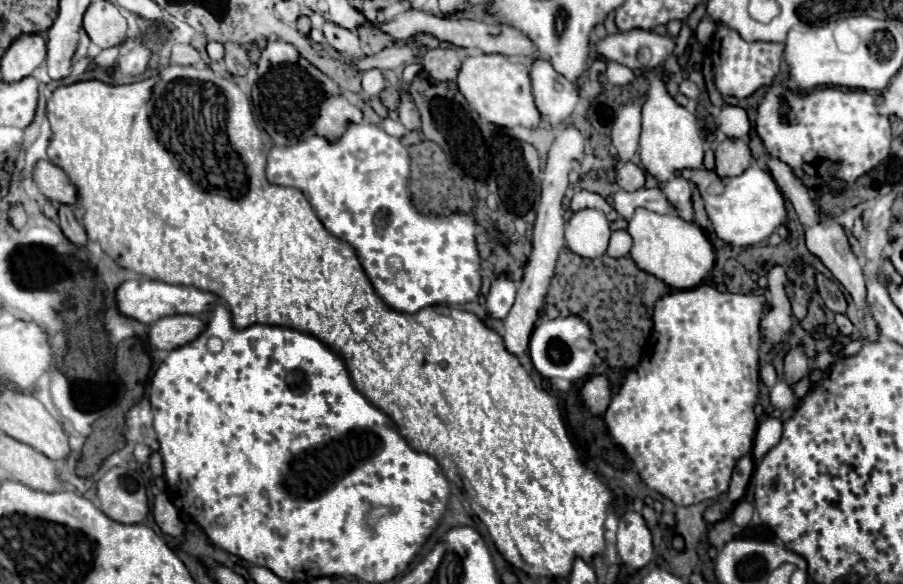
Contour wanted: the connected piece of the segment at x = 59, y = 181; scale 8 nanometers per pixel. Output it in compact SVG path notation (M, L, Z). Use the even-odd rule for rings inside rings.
M40 160L32 170L32 180L36 182L38 190L48 198L50 202L74 206L76 204L76 190L70 184L64 170L50 160Z

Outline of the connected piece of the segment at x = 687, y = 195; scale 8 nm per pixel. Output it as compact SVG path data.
M682 176L668 180L668 184L662 186L662 192L666 196L666 200L670 200L670 204L674 204L676 214L686 220L692 222L694 218L694 210L692 210L692 186L690 182L686 182Z

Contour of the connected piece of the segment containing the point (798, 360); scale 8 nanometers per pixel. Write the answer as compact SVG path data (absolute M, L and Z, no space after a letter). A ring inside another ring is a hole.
M802 348L790 350L786 354L784 360L784 370L786 370L786 382L788 384L796 384L798 380L802 380L804 376L808 376L808 356L804 354Z

